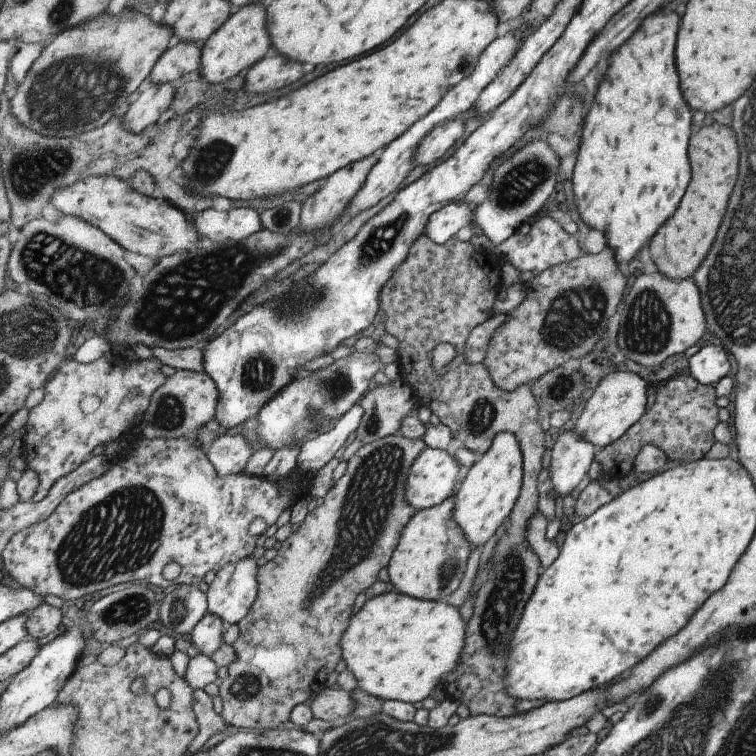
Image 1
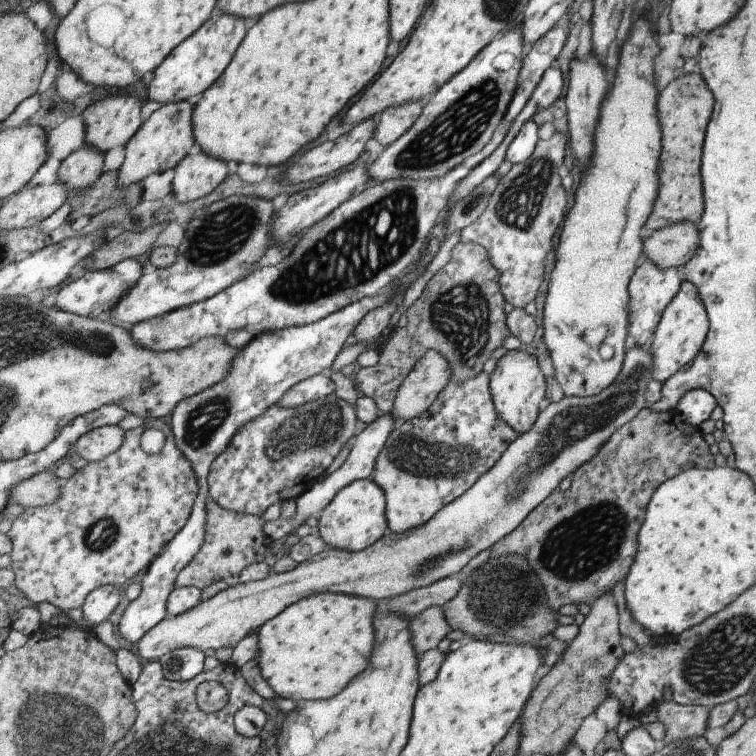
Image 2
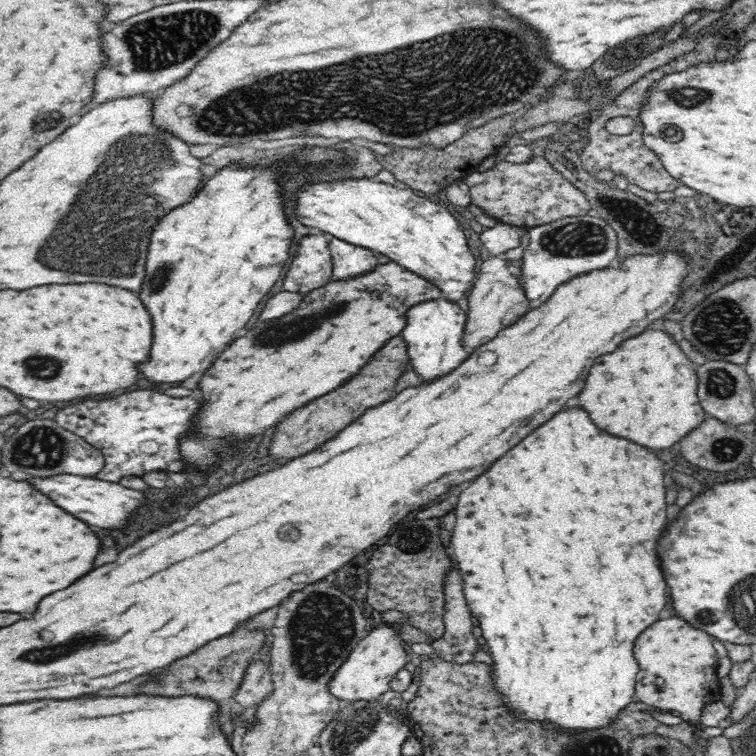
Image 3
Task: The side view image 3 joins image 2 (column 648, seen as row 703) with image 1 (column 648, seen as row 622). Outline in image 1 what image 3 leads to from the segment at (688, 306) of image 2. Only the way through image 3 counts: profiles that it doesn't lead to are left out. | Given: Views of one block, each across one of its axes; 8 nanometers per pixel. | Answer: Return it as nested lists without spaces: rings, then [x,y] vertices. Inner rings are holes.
[[[613,371],[608,373],[586,400],[585,406],[572,428],[574,433],[589,441],[595,449],[608,446],[619,438],[634,422],[637,422],[645,410],[645,389],[650,385],[632,371]]]

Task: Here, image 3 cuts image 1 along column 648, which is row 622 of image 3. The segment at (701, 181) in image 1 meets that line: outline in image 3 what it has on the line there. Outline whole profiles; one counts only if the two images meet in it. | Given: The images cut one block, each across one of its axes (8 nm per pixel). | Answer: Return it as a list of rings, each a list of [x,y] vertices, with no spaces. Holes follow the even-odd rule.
[[[251,619],[240,622],[230,634],[220,636],[220,640],[212,640],[204,648],[198,648],[196,652],[192,652],[192,656],[184,656],[184,660],[176,660],[176,664],[170,664],[164,672],[156,674],[154,678],[156,682],[162,682],[160,688],[156,682],[150,682],[140,690],[140,694],[148,694],[148,696],[186,696],[190,694],[190,696],[212,698],[220,706],[220,714],[218,714],[220,730],[224,730],[224,734],[232,738],[234,724],[230,722],[232,704],[228,704],[230,702],[228,698],[233,698],[232,694],[238,691],[248,665],[254,662],[254,654],[264,648],[264,642],[266,642],[263,628],[249,629],[247,627]]]

